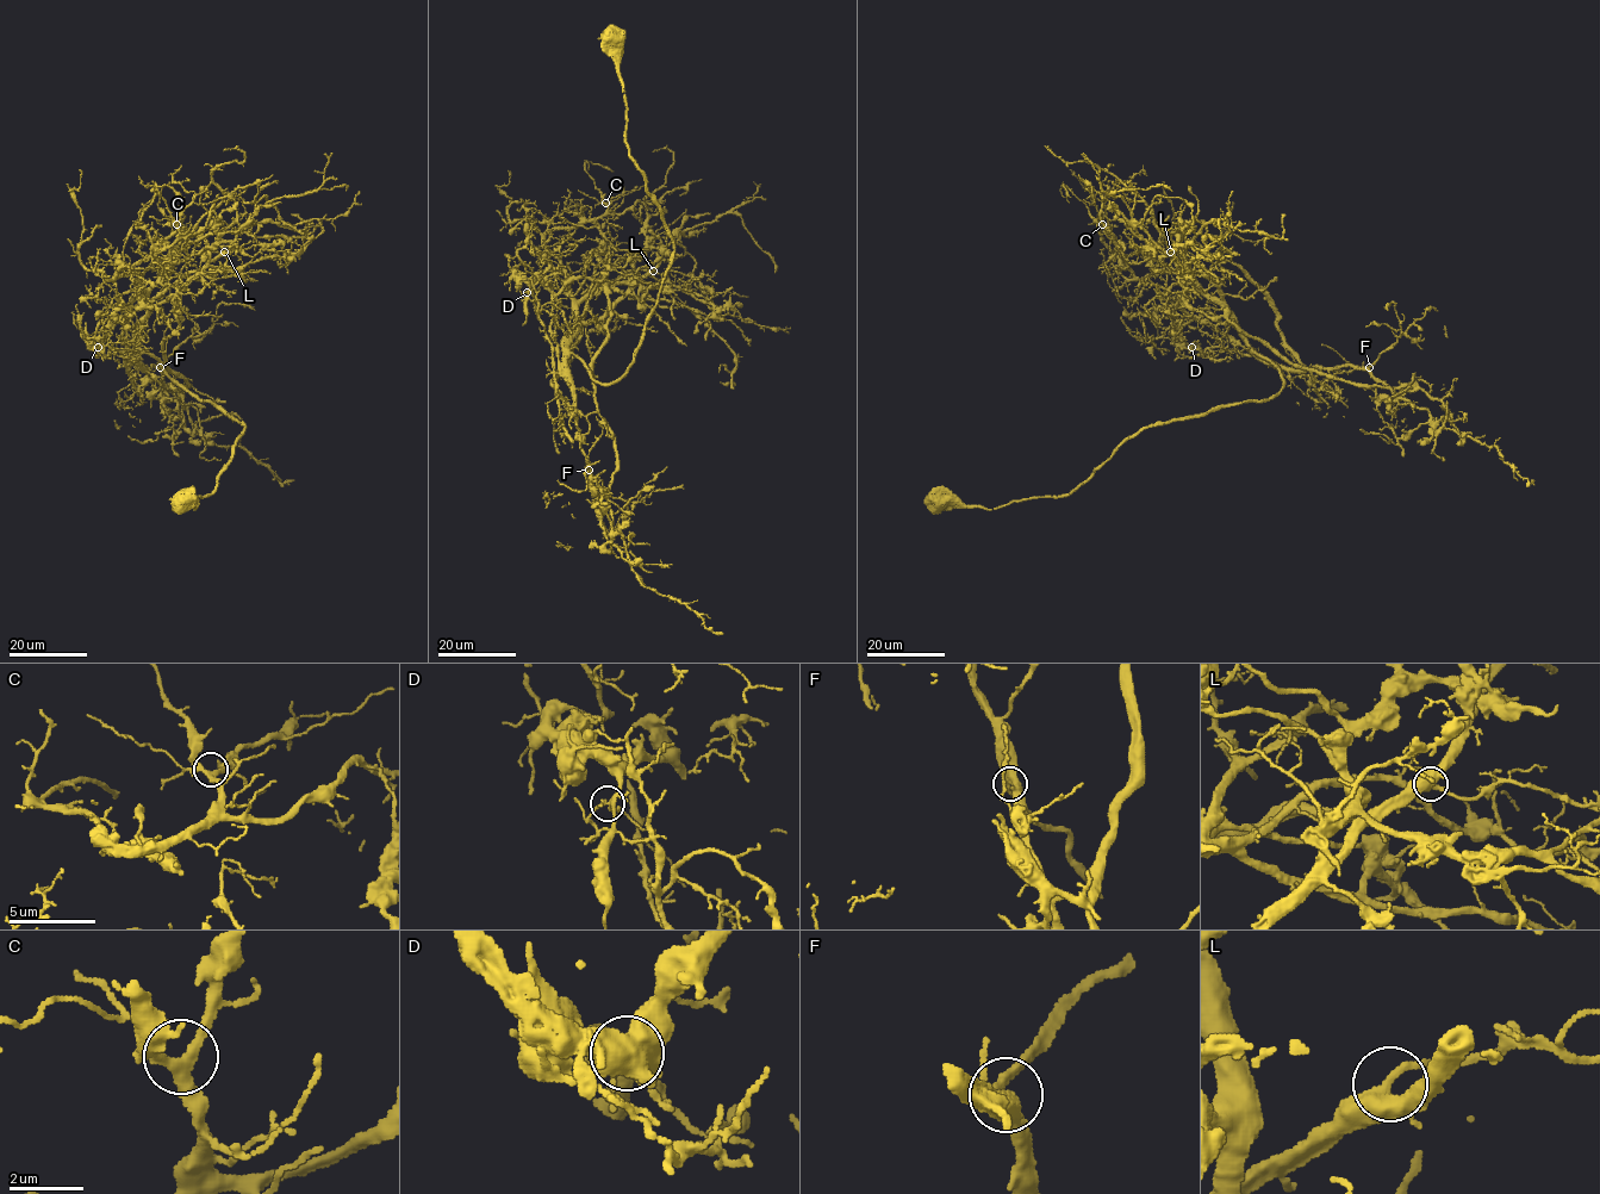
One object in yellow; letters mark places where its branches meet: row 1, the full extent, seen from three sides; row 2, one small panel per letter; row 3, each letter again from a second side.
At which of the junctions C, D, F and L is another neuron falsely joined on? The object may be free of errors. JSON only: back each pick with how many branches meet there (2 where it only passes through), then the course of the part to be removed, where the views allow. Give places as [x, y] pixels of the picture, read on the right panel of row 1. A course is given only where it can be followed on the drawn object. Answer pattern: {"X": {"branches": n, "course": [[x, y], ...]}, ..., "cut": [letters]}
{"D": {"branches": 5, "course": [[1191, 347], [1200, 355], [1220, 347], [1259, 355], [1346, 400], [1417, 402], [1444, 385], [1444, 325]]}, "cut": ["D"]}

